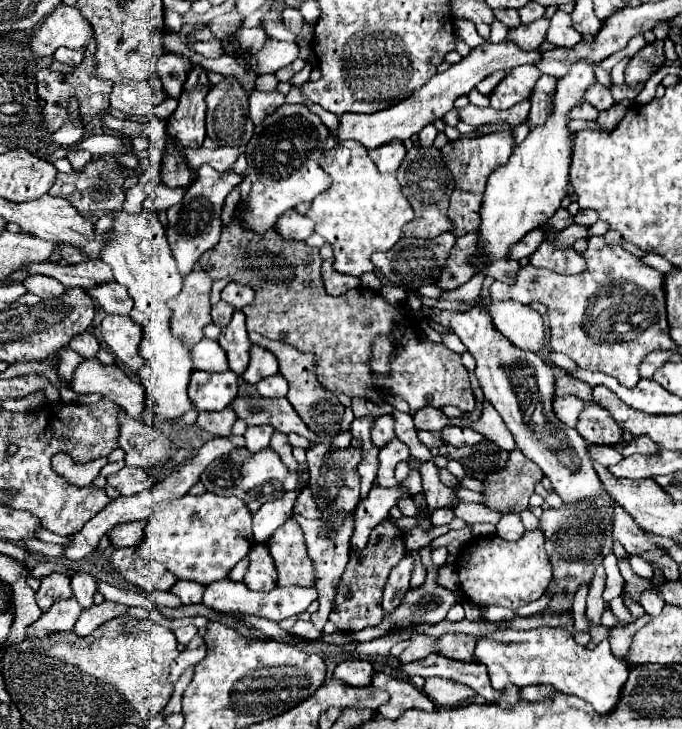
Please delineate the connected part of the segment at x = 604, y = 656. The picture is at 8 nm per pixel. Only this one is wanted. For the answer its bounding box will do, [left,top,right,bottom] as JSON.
[473,621,627,713]

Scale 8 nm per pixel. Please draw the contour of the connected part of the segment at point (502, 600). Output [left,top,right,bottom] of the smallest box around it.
[455,529,553,609]

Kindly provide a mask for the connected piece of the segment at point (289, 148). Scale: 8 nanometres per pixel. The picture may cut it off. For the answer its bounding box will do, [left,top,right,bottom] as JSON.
[239,103,331,233]

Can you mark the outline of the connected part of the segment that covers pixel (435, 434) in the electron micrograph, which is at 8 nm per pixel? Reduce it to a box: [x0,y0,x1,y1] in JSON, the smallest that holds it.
[417,431,443,447]

